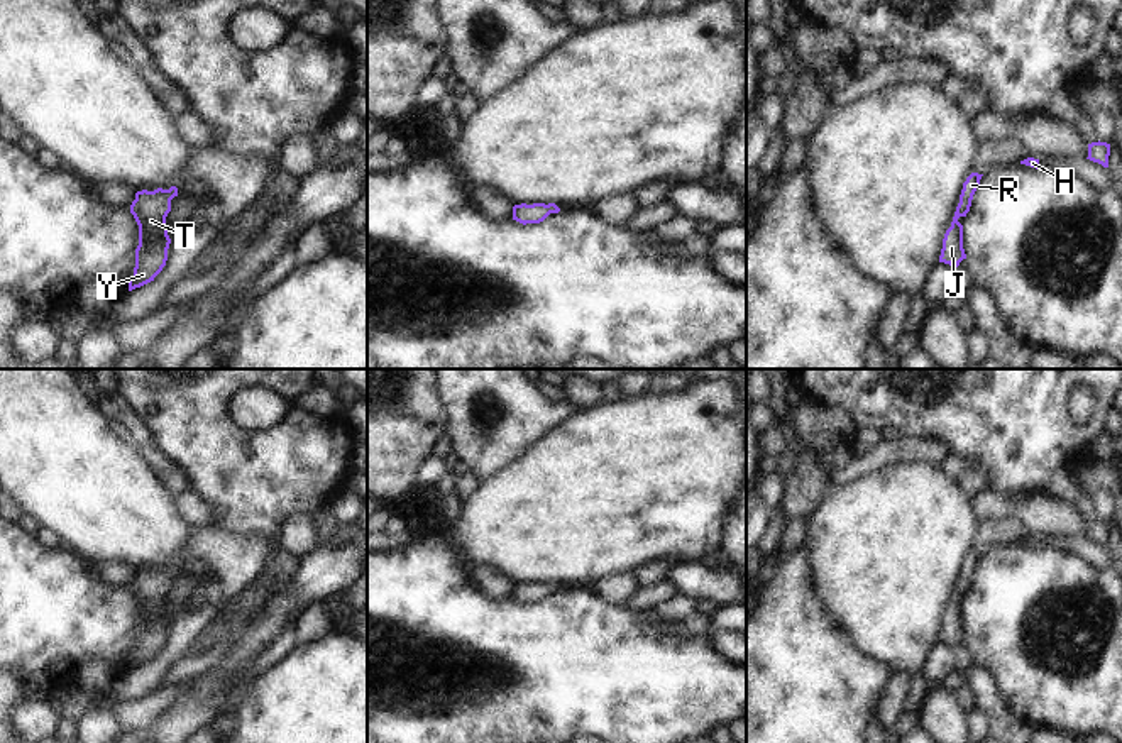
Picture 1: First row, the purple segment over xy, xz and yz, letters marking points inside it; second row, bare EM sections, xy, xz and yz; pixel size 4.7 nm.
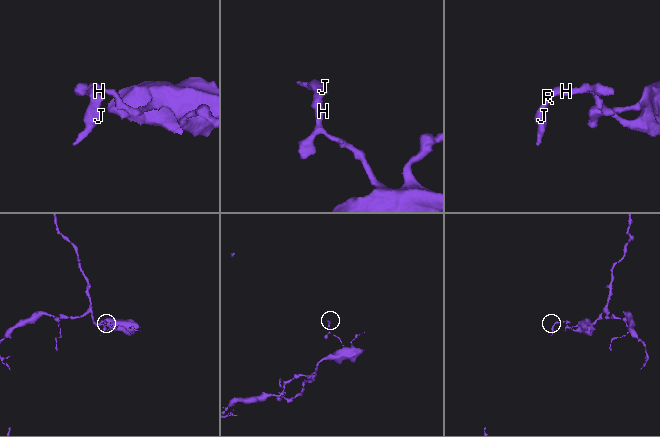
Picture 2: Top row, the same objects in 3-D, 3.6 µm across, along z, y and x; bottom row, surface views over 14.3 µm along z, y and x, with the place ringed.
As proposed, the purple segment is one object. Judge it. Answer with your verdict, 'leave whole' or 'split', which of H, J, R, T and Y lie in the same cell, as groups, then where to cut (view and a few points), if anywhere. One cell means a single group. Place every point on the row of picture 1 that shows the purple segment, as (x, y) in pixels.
leave whole; H J R T Y; no cut

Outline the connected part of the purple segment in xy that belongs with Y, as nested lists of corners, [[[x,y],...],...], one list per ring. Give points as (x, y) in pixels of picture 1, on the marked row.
[[[176,186],[135,193],[130,213],[139,225],[139,245],[135,249],[135,267],[134,276],[129,279],[129,291],[154,281],[166,266],[171,244],[166,217],[171,212],[171,200],[174,196],[178,196]]]

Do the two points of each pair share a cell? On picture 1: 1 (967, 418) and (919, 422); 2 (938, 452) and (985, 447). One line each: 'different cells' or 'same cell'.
1: same cell
2: different cells

